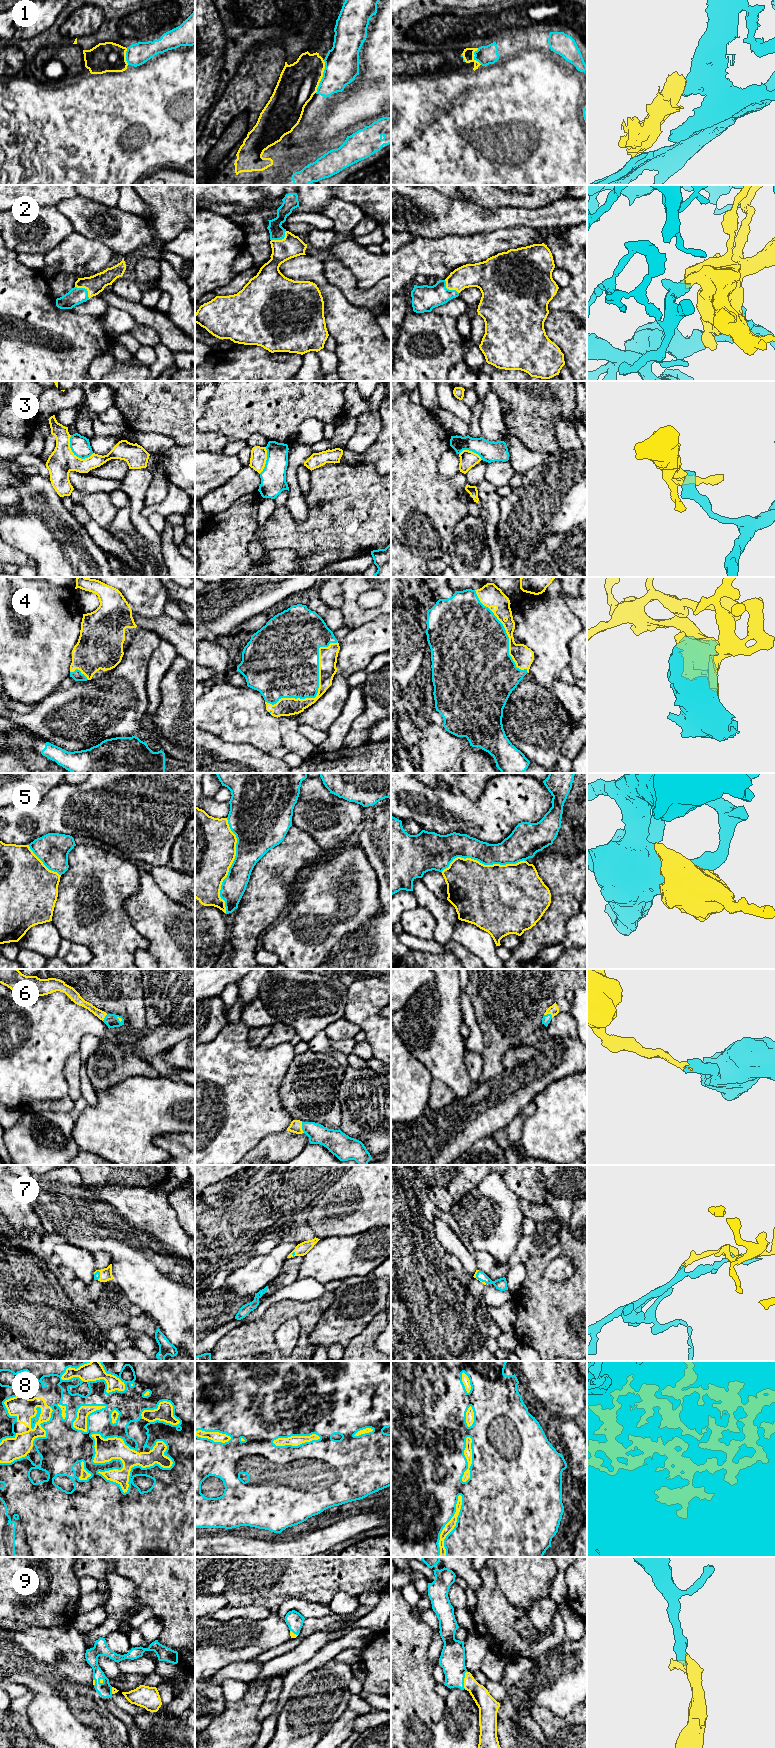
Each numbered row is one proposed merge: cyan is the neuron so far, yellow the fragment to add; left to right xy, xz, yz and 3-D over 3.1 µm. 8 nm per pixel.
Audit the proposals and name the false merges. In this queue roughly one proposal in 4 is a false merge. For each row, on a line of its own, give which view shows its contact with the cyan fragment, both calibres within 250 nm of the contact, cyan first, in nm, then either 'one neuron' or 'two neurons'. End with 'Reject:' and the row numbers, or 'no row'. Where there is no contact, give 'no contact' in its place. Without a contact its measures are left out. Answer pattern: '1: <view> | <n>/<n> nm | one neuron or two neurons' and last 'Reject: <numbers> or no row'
1: xz | 280/320 nm | two neurons
2: xy | 140/150 nm | one neuron
3: xy | 160/200 nm | two neurons
4: xz | 440/140 nm | one neuron
5: xz | 260/480 nm | one neuron
6: xz | 160/100 nm | one neuron
7: yz | 100/20 nm | one neuron
8: xy | 500/180 nm | one neuron
9: yz | 200/140 nm | one neuron
Reject: 1, 3

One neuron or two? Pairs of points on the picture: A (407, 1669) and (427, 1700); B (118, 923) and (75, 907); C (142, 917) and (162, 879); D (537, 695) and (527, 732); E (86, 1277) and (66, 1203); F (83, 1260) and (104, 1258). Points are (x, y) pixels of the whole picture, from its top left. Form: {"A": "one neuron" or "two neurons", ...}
{"A": "one neuron", "B": "one neuron", "C": "two neurons", "D": "one neuron", "E": "two neurons", "F": "two neurons"}

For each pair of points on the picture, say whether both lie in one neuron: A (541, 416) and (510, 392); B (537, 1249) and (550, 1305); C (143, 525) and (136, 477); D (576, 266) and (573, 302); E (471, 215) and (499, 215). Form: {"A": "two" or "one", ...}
{"A": "one", "B": "two", "C": "one", "D": "one", "E": "one"}

